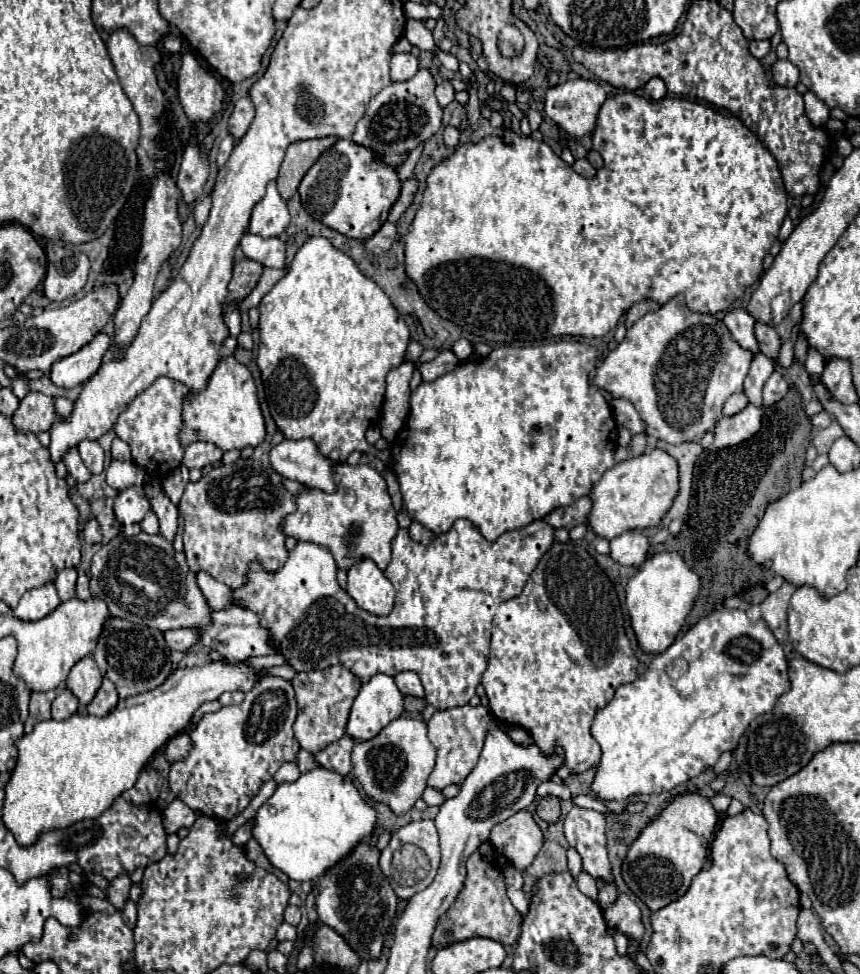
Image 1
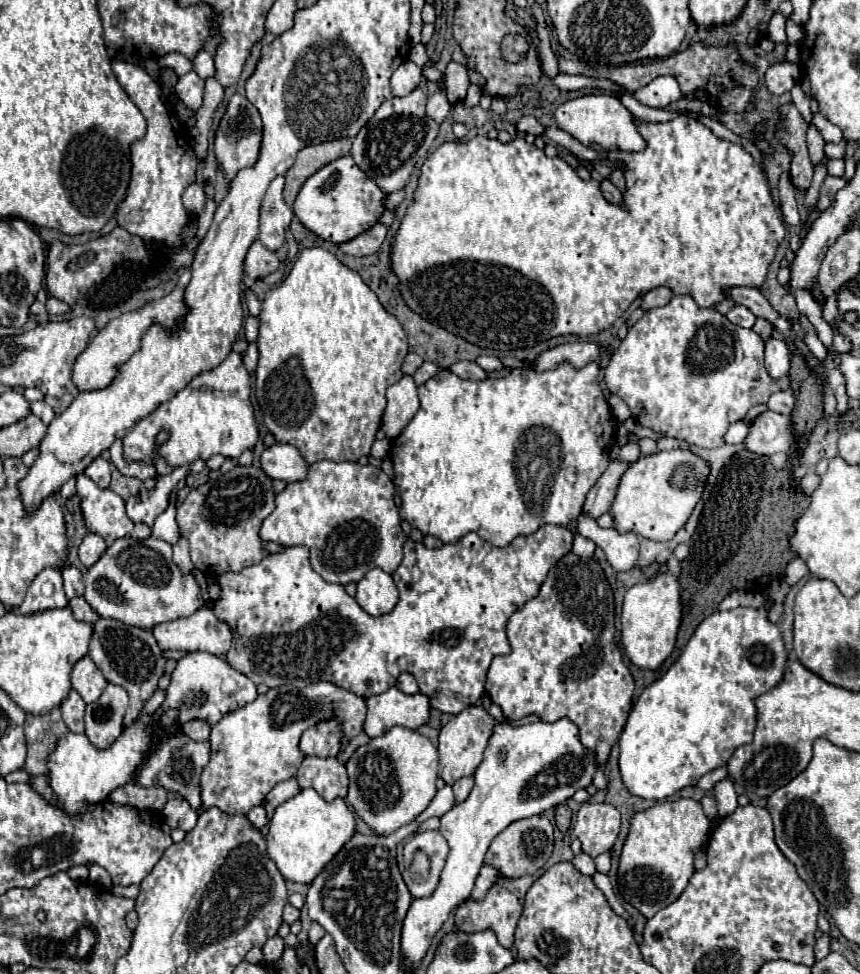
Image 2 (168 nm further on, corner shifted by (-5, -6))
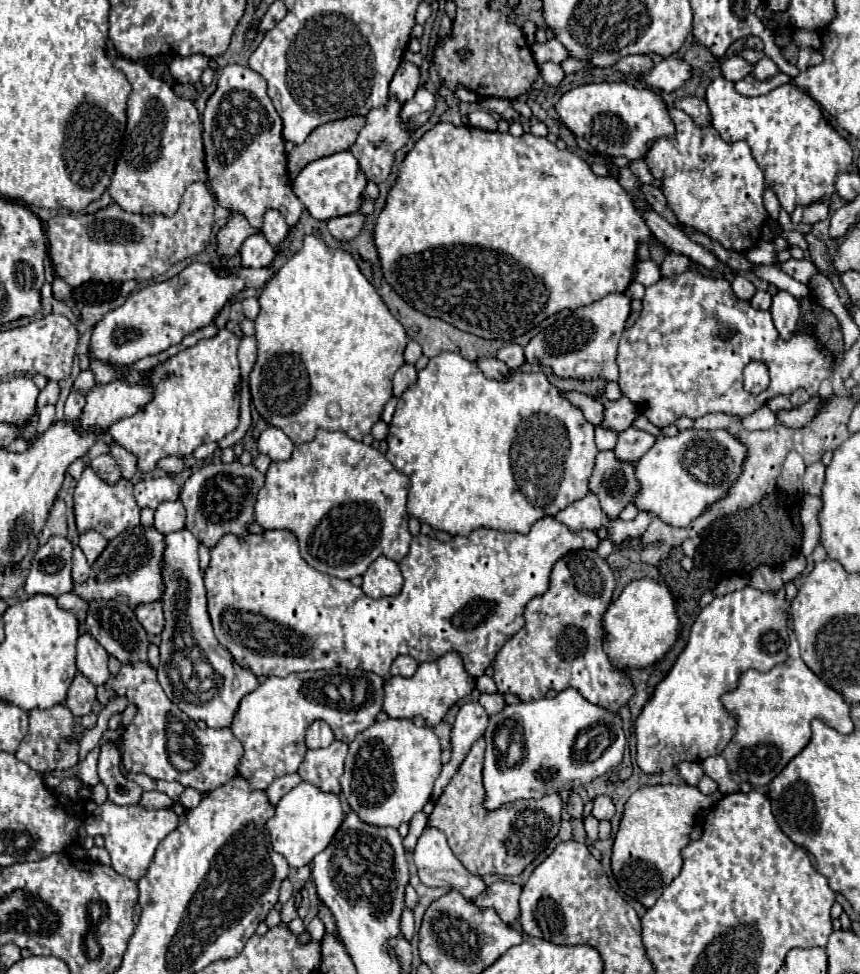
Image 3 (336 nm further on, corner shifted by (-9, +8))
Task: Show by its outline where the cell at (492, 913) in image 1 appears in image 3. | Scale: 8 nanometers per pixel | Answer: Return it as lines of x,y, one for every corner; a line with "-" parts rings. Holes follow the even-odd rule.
496,881
492,883
482,895
478,895
474,899
474,903
480,909
494,909
500,919
504,923
514,923
520,915
520,907
518,907
518,897
520,897
522,887
516,883
508,883
508,881

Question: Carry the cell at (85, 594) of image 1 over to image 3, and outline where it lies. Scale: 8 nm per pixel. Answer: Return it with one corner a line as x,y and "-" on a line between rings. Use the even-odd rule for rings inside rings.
64,593
64,595
60,595
56,601
58,601
58,605
60,605
62,609
70,609
70,611
78,617
80,627
84,625
86,611
88,611
88,603
86,603
84,599
80,599
80,597
74,595
74,593

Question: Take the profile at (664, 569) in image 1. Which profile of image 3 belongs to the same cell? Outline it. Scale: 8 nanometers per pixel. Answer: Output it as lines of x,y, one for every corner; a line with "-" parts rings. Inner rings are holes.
640,579
624,587
620,597
612,601
602,617
606,637
606,653
616,669
642,669
660,661
678,637
680,619
674,609
674,599
662,581

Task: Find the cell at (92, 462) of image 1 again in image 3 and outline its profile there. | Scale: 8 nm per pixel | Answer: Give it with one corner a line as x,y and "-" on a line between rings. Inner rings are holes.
100,455
100,457
92,459
90,467
94,469
94,473
96,473
102,481
106,481
106,483
110,483
110,485
114,485
114,483
118,483
118,481
122,479
120,467
118,467
118,463
116,463
110,455

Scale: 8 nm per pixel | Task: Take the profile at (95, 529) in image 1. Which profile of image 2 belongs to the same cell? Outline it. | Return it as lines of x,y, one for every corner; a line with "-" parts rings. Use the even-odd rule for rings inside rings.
88,533
88,535
84,537
80,549
78,549
78,555
80,555
80,561
82,561
86,567
90,567
90,565
94,565
94,563
100,559
100,555
102,555
104,551
106,551
104,539
102,539
100,535
96,535
96,533

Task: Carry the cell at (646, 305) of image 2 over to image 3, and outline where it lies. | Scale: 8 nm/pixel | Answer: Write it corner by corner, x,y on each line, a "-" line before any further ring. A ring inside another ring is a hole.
672,251
662,261
662,275
672,277
672,275
678,275
678,273
684,273
688,269
688,263
690,263
690,259
686,255

